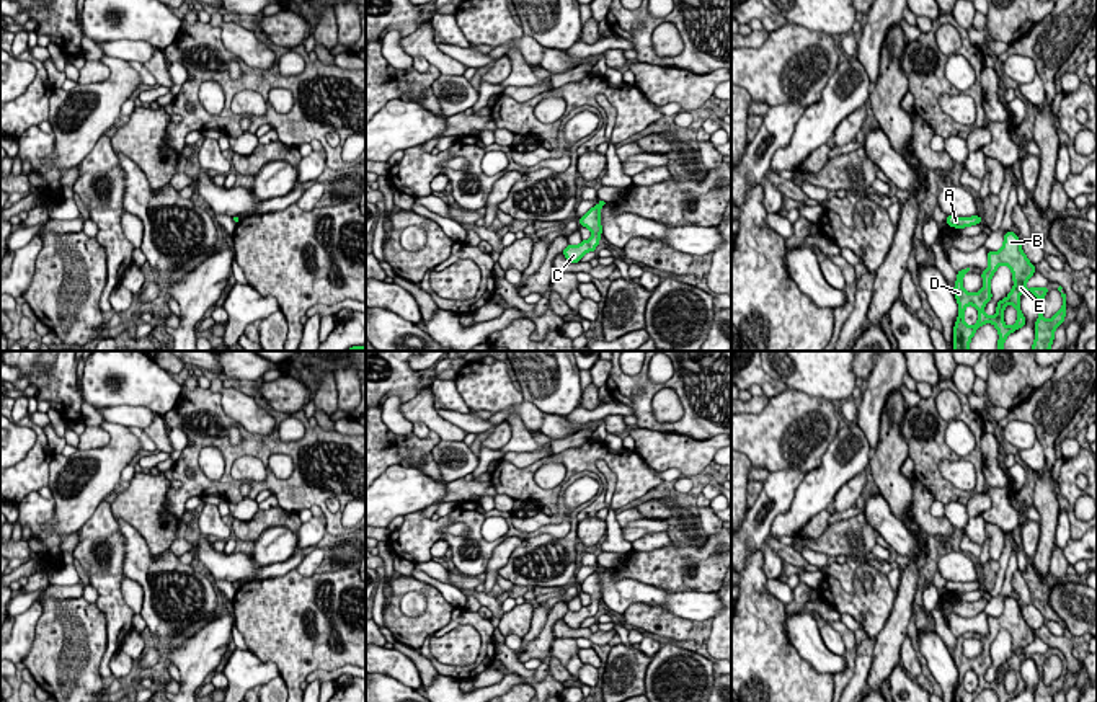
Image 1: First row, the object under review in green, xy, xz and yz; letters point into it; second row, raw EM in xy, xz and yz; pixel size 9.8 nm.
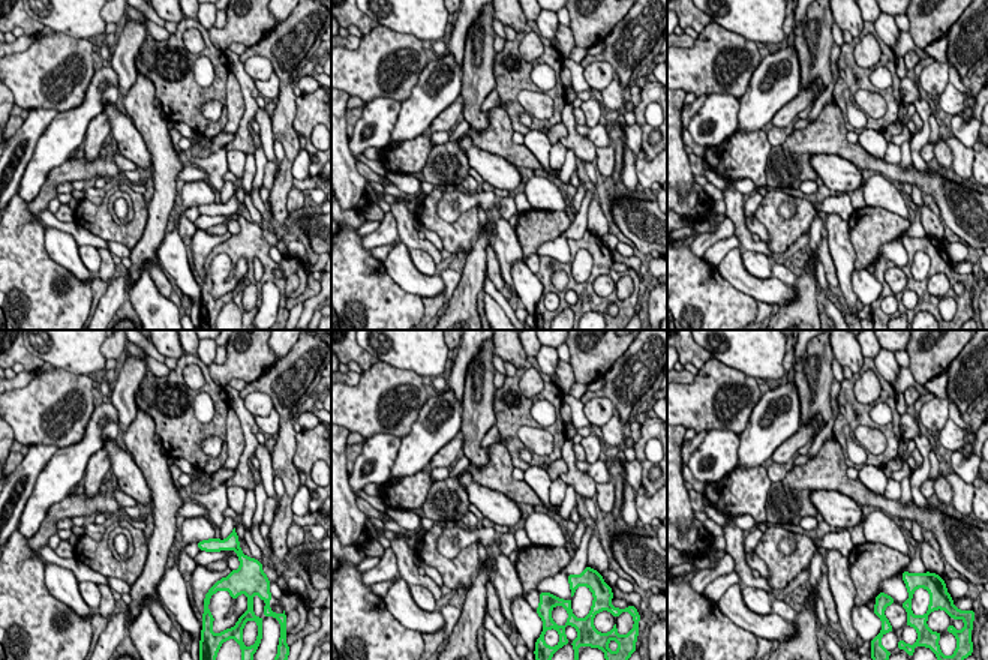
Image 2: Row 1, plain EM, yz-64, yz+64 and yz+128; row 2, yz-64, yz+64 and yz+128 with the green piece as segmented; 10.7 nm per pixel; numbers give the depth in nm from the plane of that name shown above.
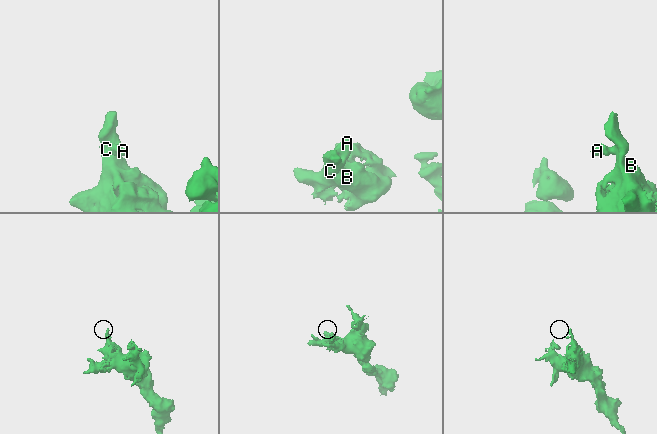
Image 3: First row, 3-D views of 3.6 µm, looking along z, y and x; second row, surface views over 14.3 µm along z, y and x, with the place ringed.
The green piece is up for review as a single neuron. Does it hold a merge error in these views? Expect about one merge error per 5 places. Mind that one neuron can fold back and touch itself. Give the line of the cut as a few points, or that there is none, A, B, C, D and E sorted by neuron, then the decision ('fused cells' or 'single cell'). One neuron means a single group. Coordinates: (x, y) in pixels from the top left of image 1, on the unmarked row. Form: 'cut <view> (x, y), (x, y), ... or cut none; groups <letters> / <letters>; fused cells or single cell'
cut none; groups A B C D E; single cell

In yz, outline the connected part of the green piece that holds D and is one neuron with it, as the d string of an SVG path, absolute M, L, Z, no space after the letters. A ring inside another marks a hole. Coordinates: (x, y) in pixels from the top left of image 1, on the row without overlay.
M1014 598L1004 599L1004 609L999 617L988 617L989 632L986 637L981 637L983 642L983 655L979 658L966 658L963 655L963 642L970 637L970 633L957 638L957 648L953 653L955 664L958 668L958 684L953 692L953 702L973 702L979 692L991 687L999 702L1009 702L1012 697L1019 695L1027 689L1022 676L1020 676L1020 660L1030 656L1037 666L1043 666L1050 653L1027 653L1025 648L1033 643L1035 632L1028 627L1025 619L1022 617L1022 611L1019 602ZM1001 630L1007 630L1012 637L1014 653L1009 661L997 668L996 681L988 682L984 679L984 671L991 666L991 643ZM1012 669L1017 676L1017 687L1012 692L1004 689L1004 674ZM968 671L975 671L978 674L978 687L975 692L968 692L963 686L965 674Z

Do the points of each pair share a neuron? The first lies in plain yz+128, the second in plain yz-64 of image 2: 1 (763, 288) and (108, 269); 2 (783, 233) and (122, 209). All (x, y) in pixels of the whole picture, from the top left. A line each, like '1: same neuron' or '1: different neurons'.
1: different neurons
2: different neurons

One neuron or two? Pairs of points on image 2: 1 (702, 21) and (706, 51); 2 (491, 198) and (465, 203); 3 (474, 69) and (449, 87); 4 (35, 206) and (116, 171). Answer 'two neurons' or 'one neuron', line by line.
1: two neurons
2: one neuron
3: two neurons
4: one neuron

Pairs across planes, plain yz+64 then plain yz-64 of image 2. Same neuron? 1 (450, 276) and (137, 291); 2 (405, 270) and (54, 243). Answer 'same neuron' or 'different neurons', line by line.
1: different neurons
2: same neuron

